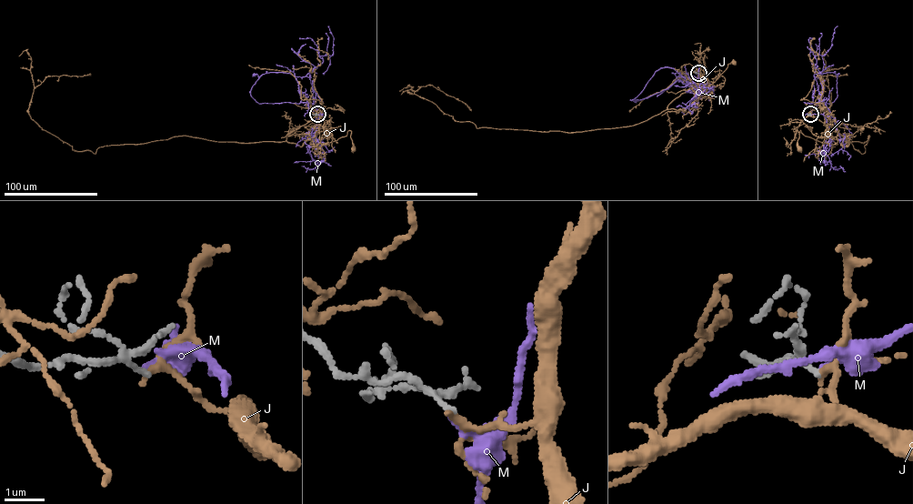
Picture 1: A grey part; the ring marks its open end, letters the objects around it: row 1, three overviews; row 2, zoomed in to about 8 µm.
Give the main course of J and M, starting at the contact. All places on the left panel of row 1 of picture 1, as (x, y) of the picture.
J: (317, 115), (324, 117), (326, 126), (322, 136), (316, 139), (318, 145), (336, 140), (350, 130), (353, 149)
M: (317, 115), (301, 102), (295, 76), (333, 54), (328, 25)

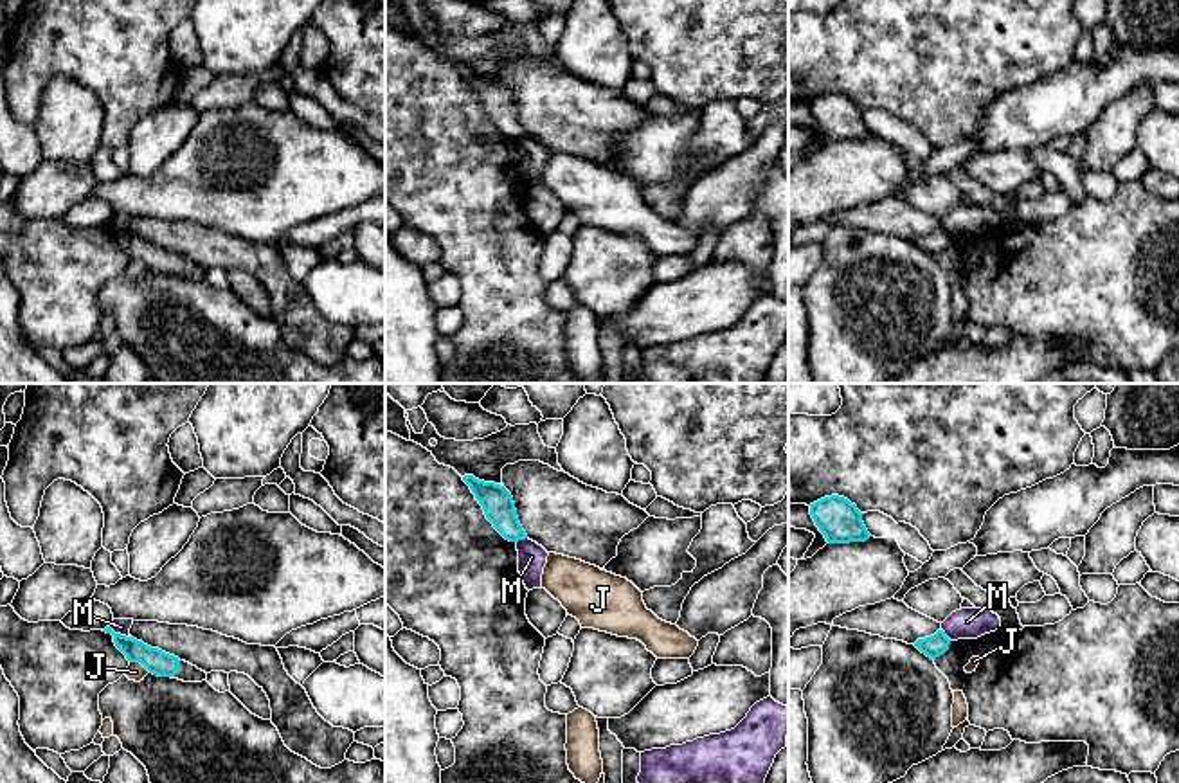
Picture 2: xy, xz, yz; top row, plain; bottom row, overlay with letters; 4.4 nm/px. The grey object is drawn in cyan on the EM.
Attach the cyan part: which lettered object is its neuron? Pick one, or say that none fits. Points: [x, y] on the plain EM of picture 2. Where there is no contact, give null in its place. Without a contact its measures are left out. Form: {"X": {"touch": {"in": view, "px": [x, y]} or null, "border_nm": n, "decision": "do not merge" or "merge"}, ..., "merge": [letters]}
{"J": {"touch": {"in": "xy", "px": [141, 260]}, "border_nm": 110, "decision": "do not merge"}, "M": {"touch": {"in": "xy", "px": [119, 231]}, "border_nm": 110, "decision": "do not merge"}, "merge": []}

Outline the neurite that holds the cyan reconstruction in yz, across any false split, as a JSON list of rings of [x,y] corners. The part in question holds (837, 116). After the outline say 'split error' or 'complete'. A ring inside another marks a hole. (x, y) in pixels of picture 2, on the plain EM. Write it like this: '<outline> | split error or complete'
[[[832,92],[810,101],[810,112],[828,140],[866,139],[862,112],[848,95]]] | complete

